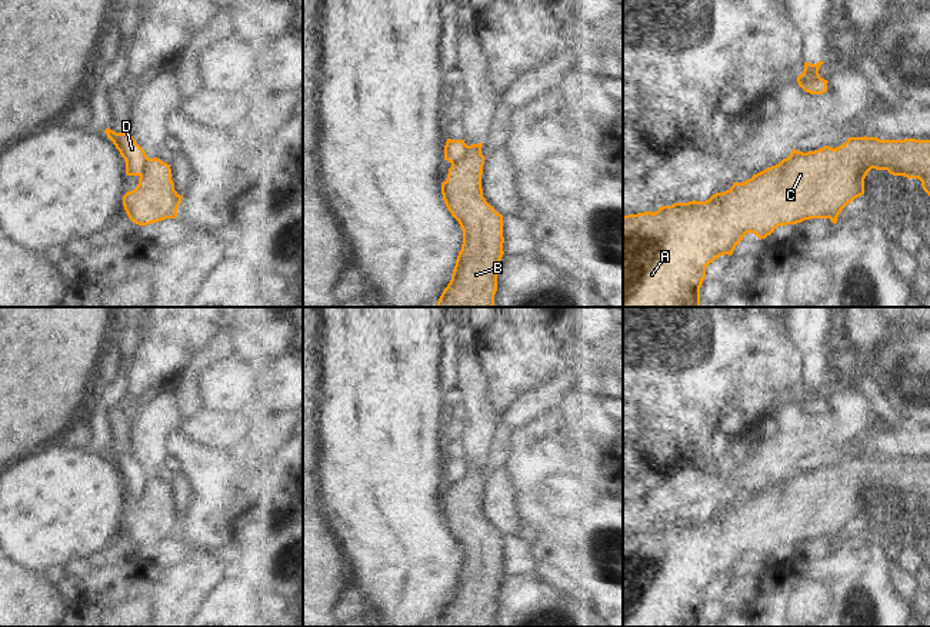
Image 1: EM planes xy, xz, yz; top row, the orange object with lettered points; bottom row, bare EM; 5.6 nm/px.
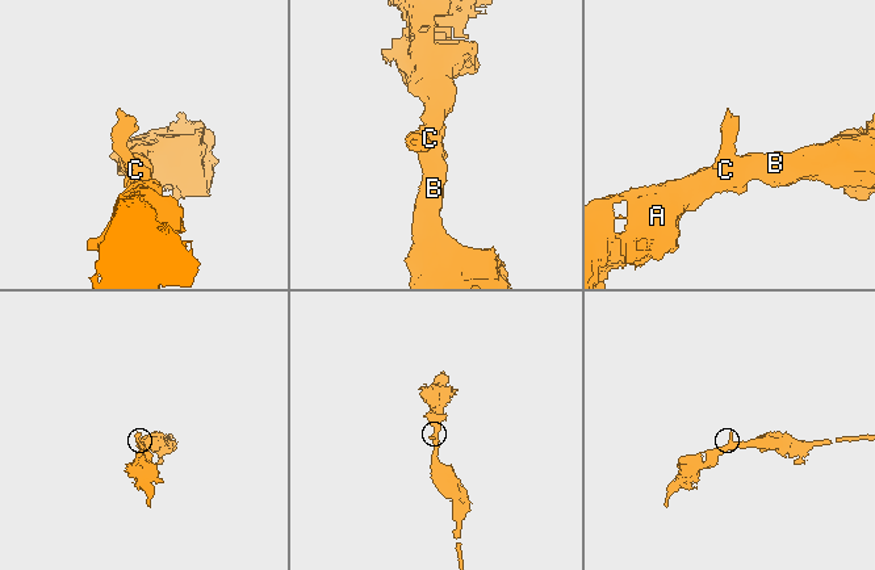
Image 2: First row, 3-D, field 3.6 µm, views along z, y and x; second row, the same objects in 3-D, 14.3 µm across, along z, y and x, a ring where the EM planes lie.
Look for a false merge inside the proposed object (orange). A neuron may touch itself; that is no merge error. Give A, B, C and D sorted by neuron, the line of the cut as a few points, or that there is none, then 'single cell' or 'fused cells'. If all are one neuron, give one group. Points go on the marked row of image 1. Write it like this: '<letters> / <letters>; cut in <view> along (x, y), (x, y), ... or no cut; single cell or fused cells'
A B C / D; cut in xz along (469, 146), (467, 152), (452, 164); fused cells

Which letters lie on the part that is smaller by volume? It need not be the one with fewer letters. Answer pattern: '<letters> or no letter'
D

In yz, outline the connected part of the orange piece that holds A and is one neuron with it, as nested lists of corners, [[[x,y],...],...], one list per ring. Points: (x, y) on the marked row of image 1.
[[[850,137],[836,149],[797,151],[706,201],[623,216],[623,307],[700,307],[700,287],[710,263],[731,256],[747,233],[761,240],[779,226],[810,219],[830,219],[836,224],[841,210],[864,194],[864,179],[871,169],[919,179],[930,196],[930,140]]]

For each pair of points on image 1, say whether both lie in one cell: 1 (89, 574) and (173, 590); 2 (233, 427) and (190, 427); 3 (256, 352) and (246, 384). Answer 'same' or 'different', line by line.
1: same
2: same
3: different

